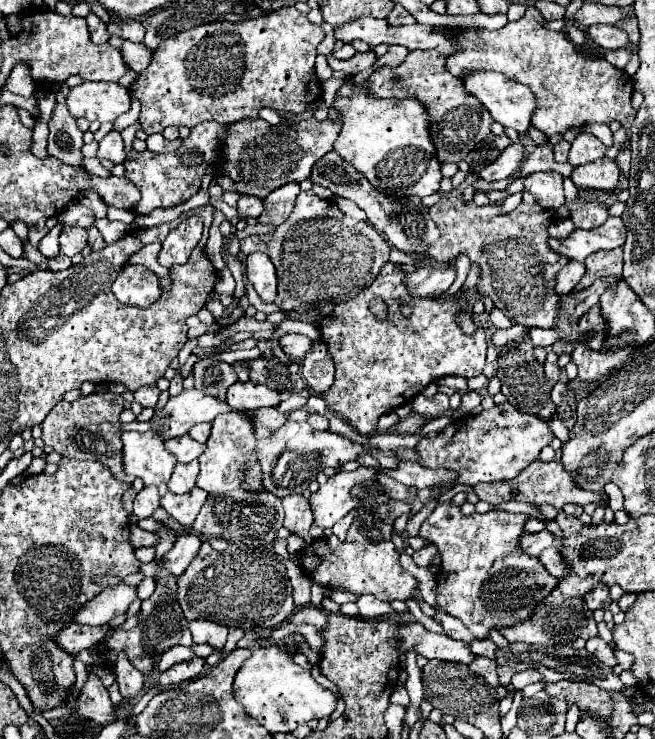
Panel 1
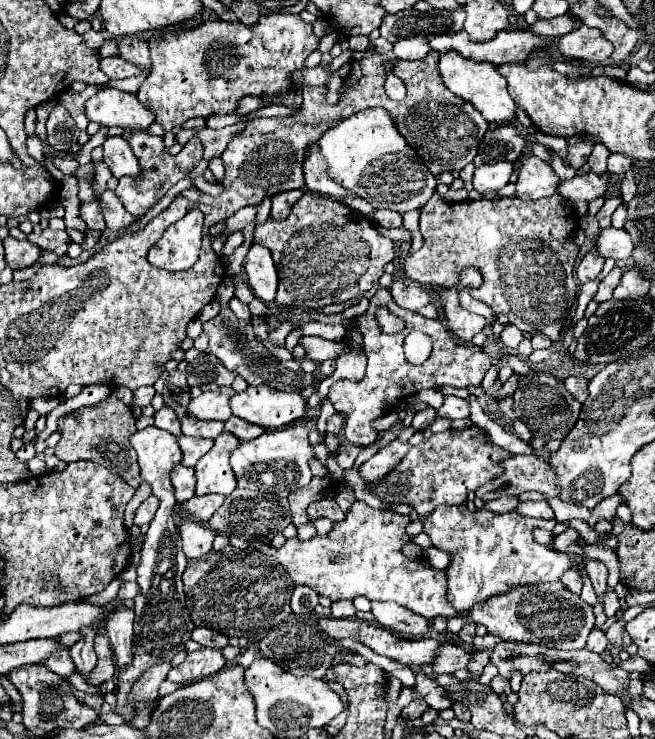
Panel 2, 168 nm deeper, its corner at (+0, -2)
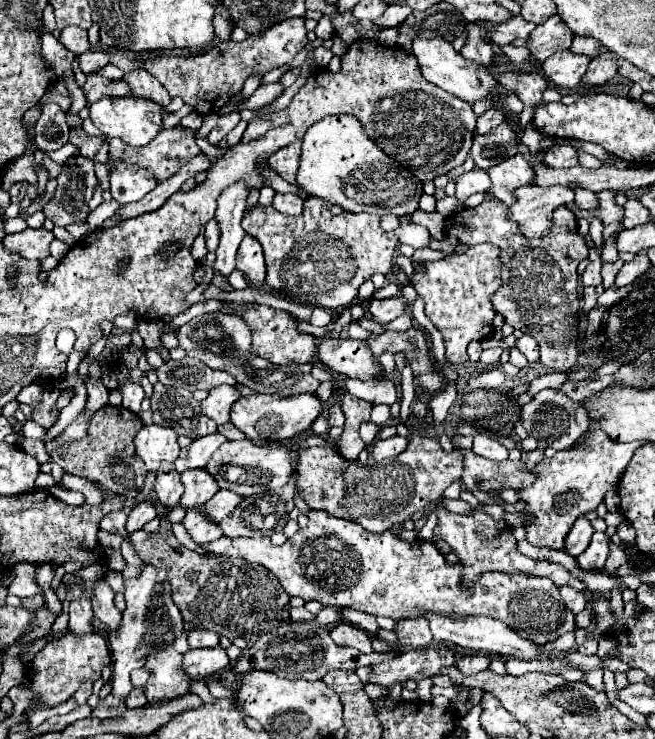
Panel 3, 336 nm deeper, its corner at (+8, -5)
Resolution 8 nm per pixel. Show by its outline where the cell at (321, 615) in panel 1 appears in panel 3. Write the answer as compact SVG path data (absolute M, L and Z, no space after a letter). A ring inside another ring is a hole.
M347 622L337 624L331 630L331 638L333 638L335 644L351 646L351 648L357 648L361 652L373 652L373 648L371 648L371 636L365 630L357 628L357 626L351 626Z

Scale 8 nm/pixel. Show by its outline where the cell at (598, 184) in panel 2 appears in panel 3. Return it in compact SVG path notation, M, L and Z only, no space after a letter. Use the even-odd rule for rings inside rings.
M535 184L521 186L513 192L515 202L507 208L509 220L513 220L523 236L543 238L551 228L551 214L557 206L573 202L573 188L537 188Z

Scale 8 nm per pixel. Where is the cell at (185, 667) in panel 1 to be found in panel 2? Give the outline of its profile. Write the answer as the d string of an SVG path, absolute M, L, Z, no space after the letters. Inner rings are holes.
M199 649L195 653L187 653L187 659L173 667L167 675L173 683L195 683L203 677L209 677L225 667L225 659L219 649Z

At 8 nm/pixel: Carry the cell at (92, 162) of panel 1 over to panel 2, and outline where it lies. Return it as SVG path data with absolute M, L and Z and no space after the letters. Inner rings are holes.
M111 189L101 191L101 195L99 195L99 207L103 211L103 217L105 217L109 229L121 229L121 227L127 227L133 221L137 221L137 217L125 213L125 207L121 205L119 197Z

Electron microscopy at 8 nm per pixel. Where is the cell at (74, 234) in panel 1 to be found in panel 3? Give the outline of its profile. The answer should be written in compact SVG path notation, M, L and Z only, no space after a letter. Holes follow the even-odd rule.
M25 228L19 234L7 234L1 244L5 250L19 254L27 260L43 260L49 256L49 244L53 242L53 232L45 228Z

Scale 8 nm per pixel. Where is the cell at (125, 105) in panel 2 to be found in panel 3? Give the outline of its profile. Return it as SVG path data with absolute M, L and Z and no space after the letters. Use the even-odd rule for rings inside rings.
M131 96L125 98L105 98L97 104L89 106L93 124L109 138L121 138L129 146L145 146L149 144L161 130L163 130L163 114L161 108L149 104L149 100L133 100Z

